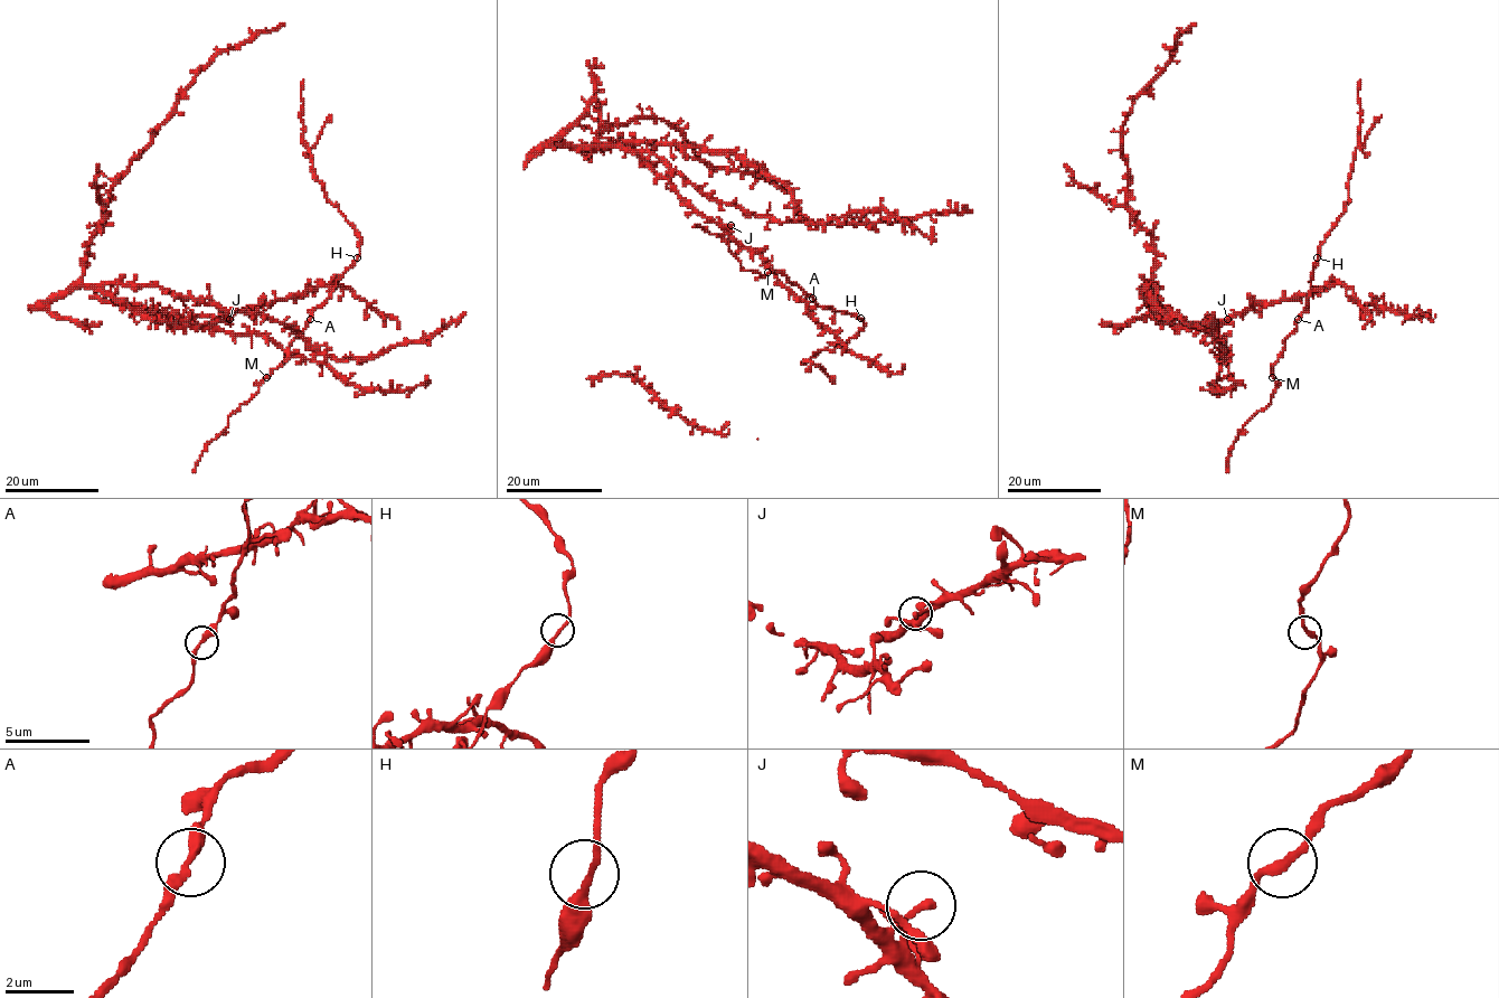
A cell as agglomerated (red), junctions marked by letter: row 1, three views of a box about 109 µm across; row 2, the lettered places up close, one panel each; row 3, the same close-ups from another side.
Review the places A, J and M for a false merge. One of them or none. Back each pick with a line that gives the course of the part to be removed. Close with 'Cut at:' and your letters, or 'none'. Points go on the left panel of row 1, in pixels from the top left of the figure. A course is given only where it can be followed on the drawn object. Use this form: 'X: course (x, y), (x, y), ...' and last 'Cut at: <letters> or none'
A: course (310, 319), (359, 255), (360, 239), (316, 178), (311, 152), (302, 139), (303, 81)
Cut at: A

